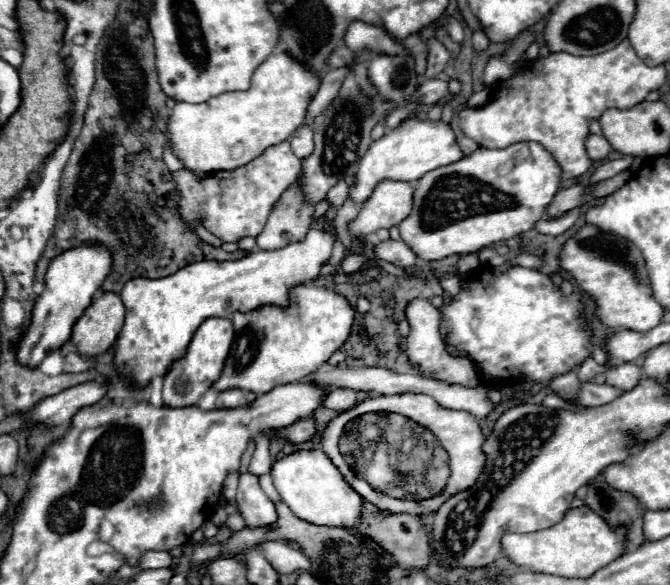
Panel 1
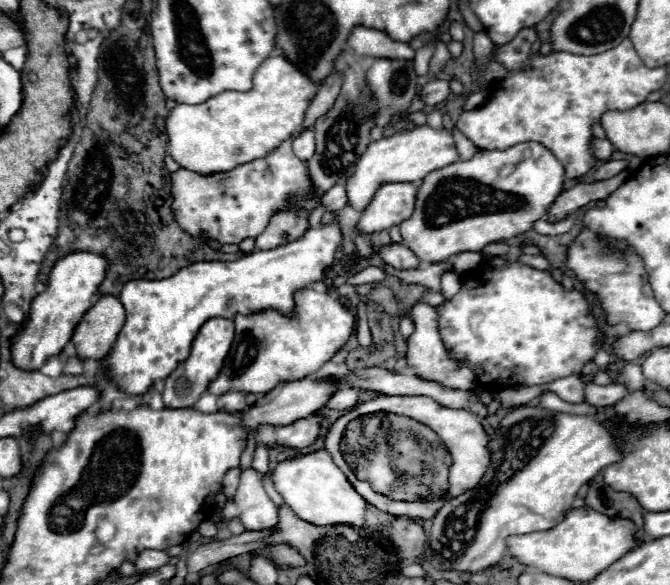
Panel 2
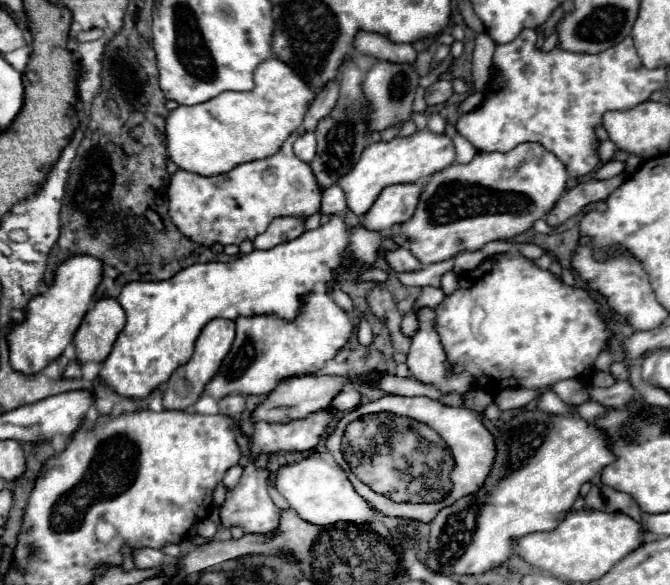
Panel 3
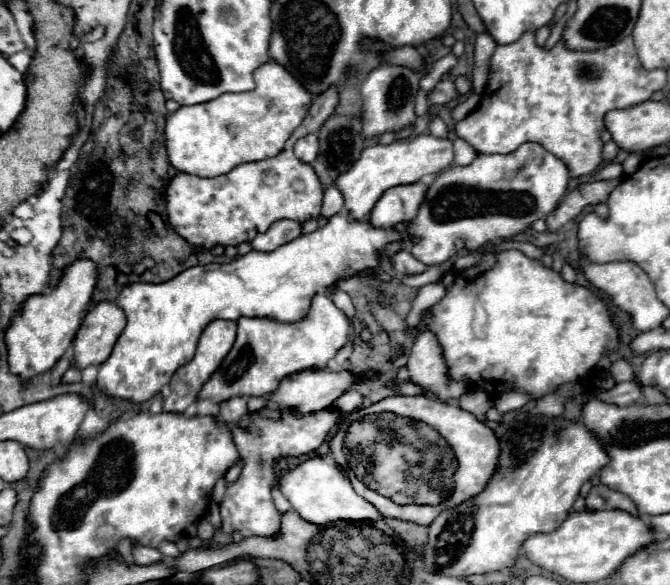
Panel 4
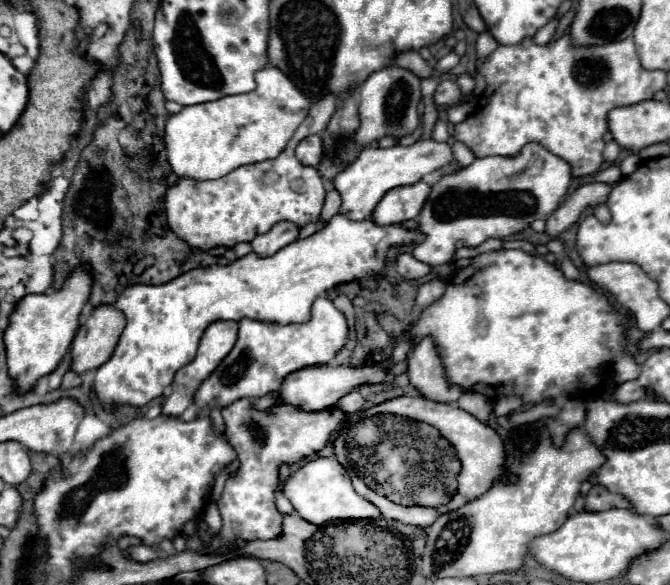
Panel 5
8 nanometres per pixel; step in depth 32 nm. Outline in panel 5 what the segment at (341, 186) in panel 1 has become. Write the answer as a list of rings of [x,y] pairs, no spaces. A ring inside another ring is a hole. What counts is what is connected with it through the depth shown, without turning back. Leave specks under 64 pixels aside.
[[[330,190],[326,194],[326,202],[324,202],[324,208],[322,208],[322,214],[320,214],[320,222],[328,224],[328,220],[332,216],[336,216],[338,210],[340,210],[340,196],[338,196],[336,190]]]

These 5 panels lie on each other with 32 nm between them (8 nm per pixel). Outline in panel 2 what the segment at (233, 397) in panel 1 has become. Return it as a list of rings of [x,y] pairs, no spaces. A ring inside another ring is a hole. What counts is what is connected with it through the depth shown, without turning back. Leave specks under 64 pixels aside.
[[[228,392],[224,396],[218,398],[218,408],[222,412],[228,412],[228,414],[236,414],[236,412],[242,412],[246,408],[246,400],[244,400],[244,394],[242,392]]]

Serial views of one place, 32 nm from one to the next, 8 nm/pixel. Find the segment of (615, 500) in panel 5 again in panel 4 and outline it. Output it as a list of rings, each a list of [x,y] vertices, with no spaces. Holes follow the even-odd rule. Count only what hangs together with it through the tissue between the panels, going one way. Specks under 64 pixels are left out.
[[[602,484],[592,486],[592,490],[586,496],[586,508],[588,510],[614,510],[614,508],[618,508],[618,510],[628,510],[632,514],[638,514],[634,502],[628,496],[614,492]]]

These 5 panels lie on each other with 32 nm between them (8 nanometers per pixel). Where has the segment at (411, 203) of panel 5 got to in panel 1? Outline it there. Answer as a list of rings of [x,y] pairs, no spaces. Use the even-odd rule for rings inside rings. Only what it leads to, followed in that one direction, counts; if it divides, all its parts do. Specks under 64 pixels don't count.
[[[380,182],[360,208],[358,218],[350,224],[350,232],[354,236],[368,236],[380,228],[398,226],[412,212],[412,188],[414,184],[410,182]]]

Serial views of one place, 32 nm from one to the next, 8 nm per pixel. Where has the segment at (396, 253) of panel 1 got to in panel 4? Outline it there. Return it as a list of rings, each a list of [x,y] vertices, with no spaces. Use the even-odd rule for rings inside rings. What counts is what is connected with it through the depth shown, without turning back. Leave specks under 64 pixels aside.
[[[400,250],[398,254],[394,254],[394,258],[392,258],[392,262],[394,262],[394,268],[396,268],[396,272],[400,274],[400,276],[416,276],[416,274],[422,274],[428,266],[424,266],[424,264],[420,264],[420,260],[416,260],[410,252],[406,252],[406,250]]]

